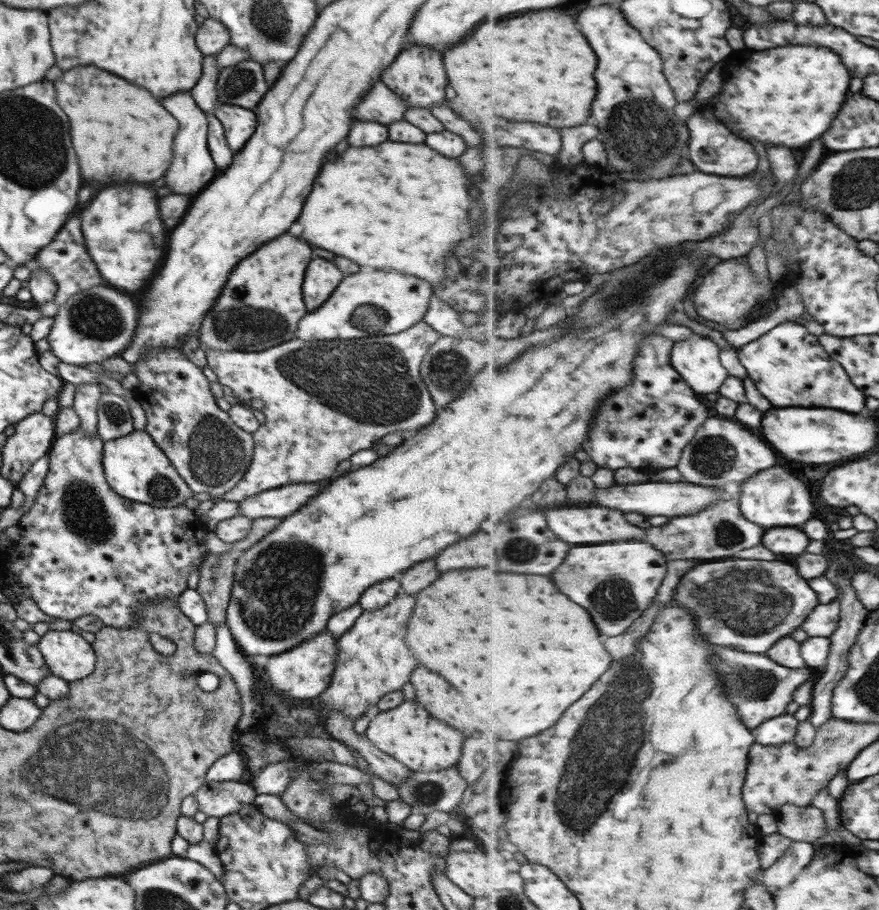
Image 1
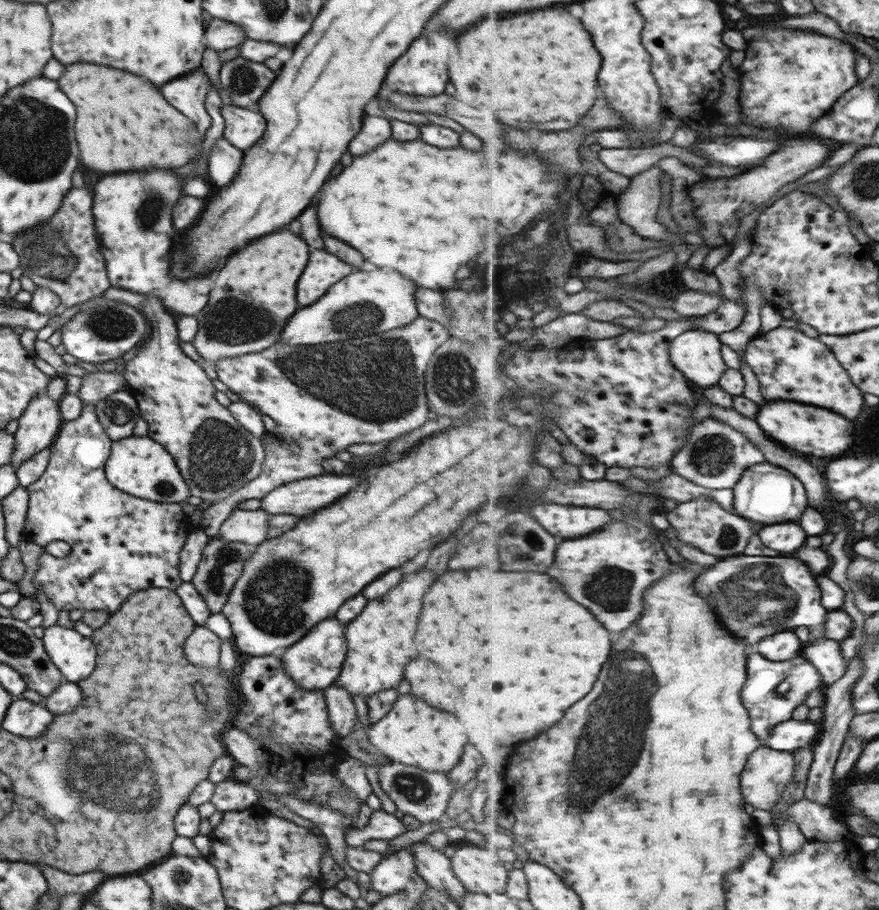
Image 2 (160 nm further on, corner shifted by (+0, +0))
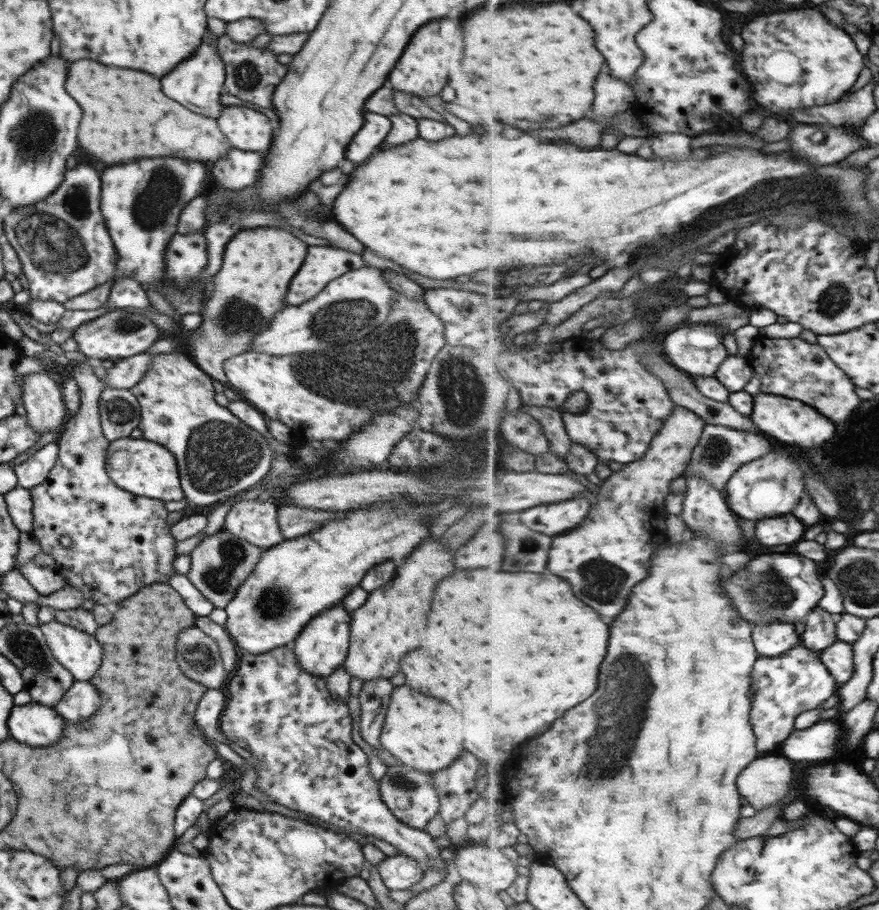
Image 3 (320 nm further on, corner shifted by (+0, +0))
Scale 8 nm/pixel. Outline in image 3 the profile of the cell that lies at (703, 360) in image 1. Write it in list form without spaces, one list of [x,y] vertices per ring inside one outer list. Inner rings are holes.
[[[704,323],[692,324],[693,326],[683,326],[681,330],[671,332],[665,338],[665,342],[663,342],[664,356],[689,376],[716,376],[723,361],[730,356],[725,344],[723,344],[723,338],[725,338],[724,330],[716,326],[703,326]]]

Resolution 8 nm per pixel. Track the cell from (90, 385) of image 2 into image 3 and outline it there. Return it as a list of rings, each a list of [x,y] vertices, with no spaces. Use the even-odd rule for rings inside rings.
[[[142,353],[114,362],[114,365],[106,370],[104,388],[129,389],[150,368],[153,356]]]

